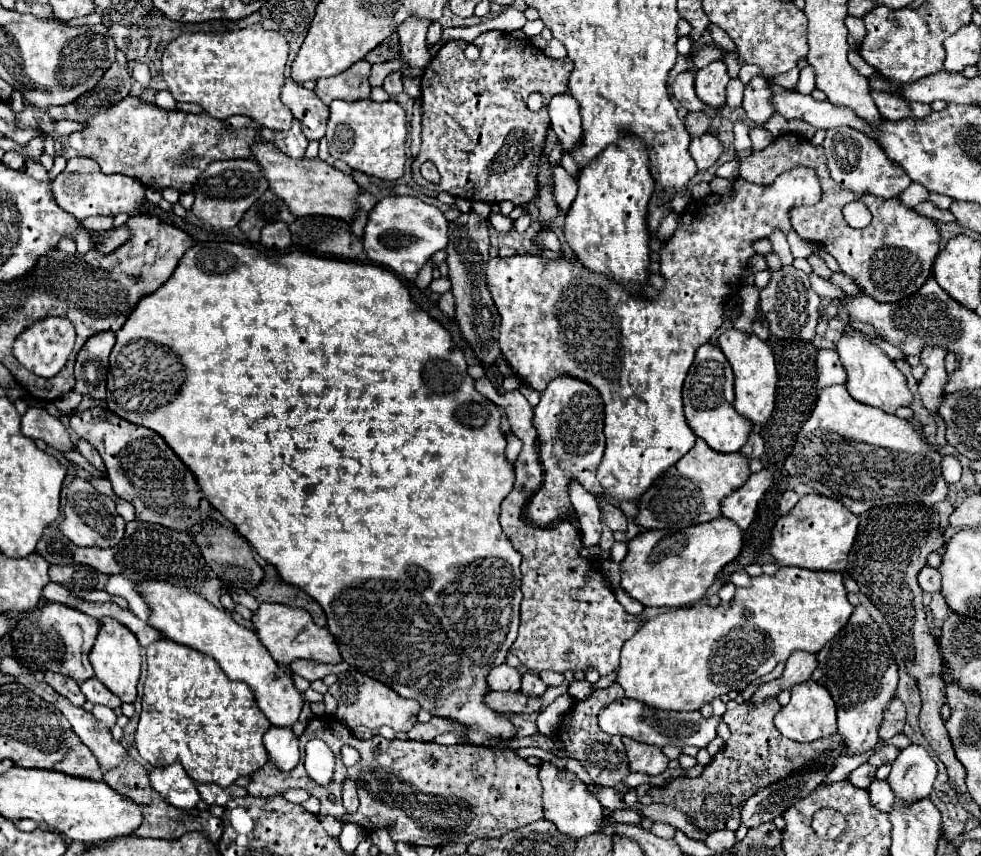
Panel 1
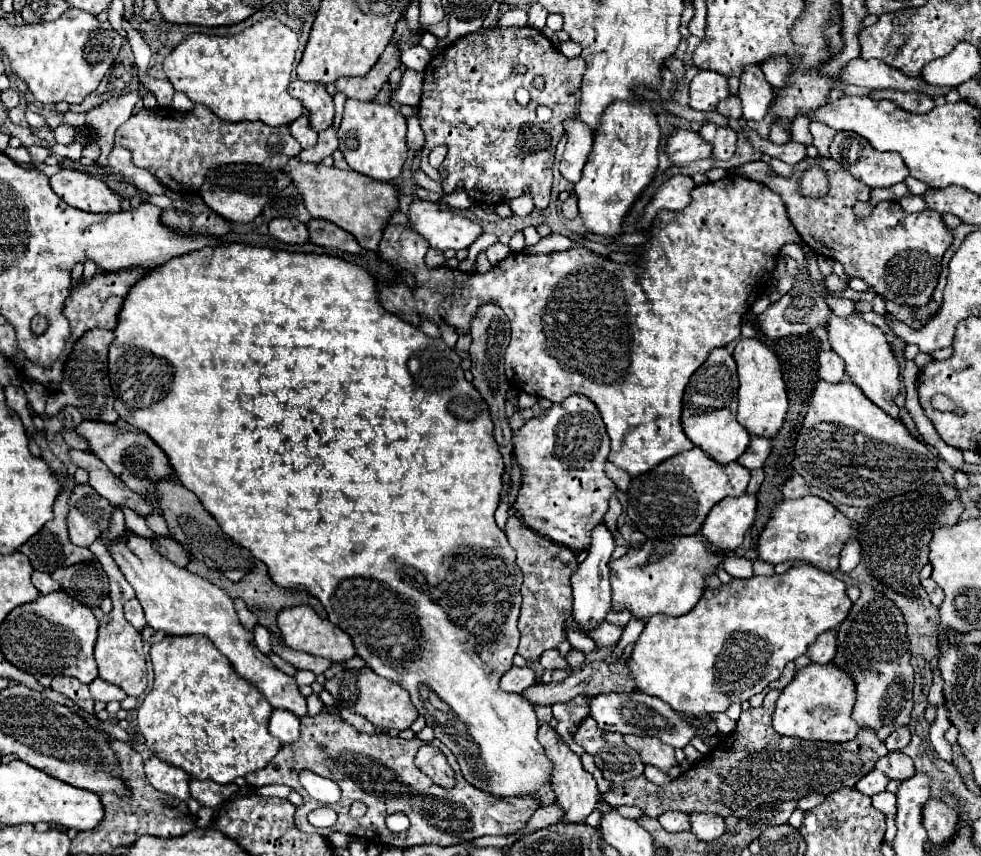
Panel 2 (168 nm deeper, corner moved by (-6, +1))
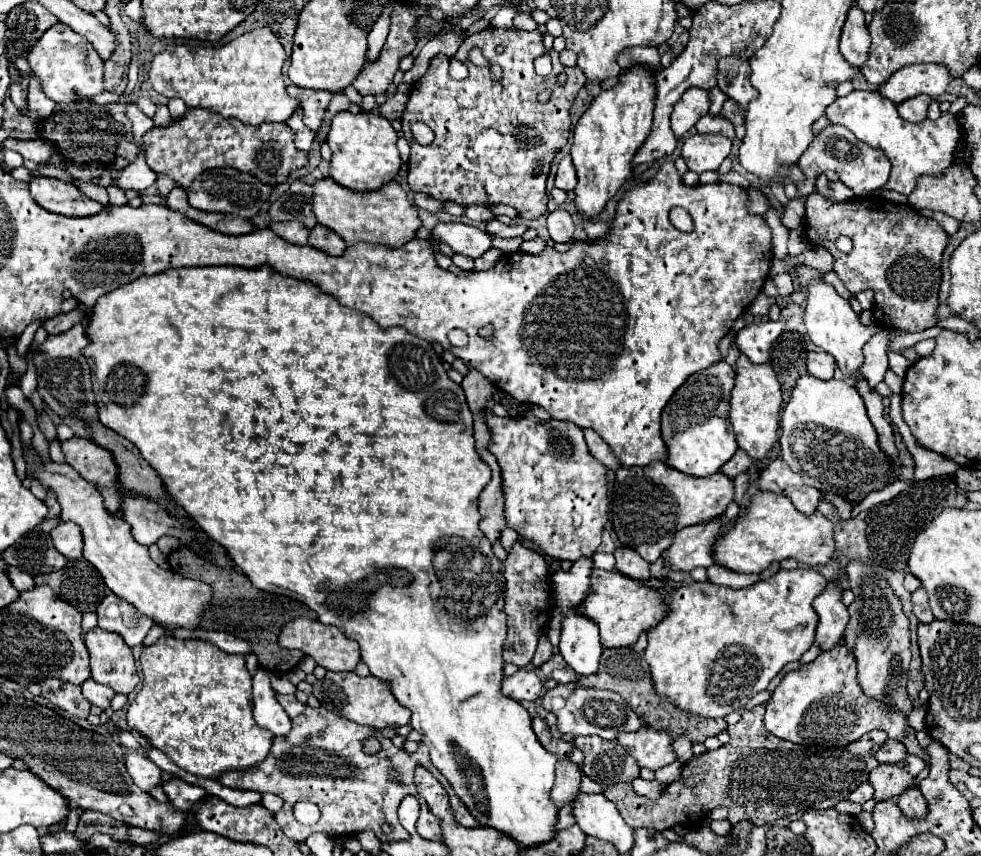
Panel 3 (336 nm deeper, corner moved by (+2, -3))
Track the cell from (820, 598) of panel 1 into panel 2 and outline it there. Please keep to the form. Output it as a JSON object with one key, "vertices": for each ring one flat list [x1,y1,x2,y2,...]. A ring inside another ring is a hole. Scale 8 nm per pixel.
{"vertices":[[796,564,784,574,732,580,718,590,706,588,700,602,684,616,654,614,634,644,628,668,640,692,672,704,678,712,688,716,724,712,732,702,744,702,762,692,782,674,784,666,802,656,820,634,838,628,850,608,852,600,846,594,846,584,834,574,810,564]]}

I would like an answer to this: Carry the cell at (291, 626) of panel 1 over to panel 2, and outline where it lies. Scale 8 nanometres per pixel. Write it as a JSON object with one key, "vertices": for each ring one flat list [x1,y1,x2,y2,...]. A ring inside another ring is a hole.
{"vertices":[[294,606,284,608,278,612,278,630,282,634,282,640,288,648,300,650,312,656,322,656,332,662,344,662,354,656,354,644,338,626,332,626,332,622,322,620,310,606]]}

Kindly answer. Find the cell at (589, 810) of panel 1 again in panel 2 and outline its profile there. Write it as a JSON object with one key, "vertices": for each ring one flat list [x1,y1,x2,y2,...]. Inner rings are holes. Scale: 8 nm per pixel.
{"vertices":[[548,724,538,728,538,742,544,746,546,756,550,758,550,762,554,766,550,782,552,782,552,790,556,794,556,804,564,810,562,822,586,822,590,812,596,810,596,806,600,802,600,792,596,788,596,780,592,778,592,774,588,774,582,768,580,756,576,756,566,744,560,744,556,740,556,732]]}

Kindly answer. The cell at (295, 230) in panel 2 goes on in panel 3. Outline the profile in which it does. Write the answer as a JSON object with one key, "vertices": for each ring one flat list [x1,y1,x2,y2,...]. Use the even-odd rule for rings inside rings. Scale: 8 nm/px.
{"vertices":[[270,222,270,230,292,244,308,244,310,230,302,222]]}

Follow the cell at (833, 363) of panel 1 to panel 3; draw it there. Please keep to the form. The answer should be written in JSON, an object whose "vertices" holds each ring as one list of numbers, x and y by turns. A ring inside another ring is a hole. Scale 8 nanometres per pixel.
{"vertices":[[810,352,808,354,808,360,806,360,806,366,808,366,808,372,814,376,814,378,820,378,820,380,830,380,834,376,834,368,836,368,836,362,830,354,826,352]]}

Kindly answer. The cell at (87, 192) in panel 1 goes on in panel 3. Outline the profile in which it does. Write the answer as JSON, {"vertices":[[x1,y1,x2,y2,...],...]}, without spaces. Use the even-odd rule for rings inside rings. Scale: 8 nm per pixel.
{"vertices":[[36,176,30,180,30,194,38,206,48,212,82,218,102,212,102,204,84,196,72,182,62,182,54,178]]}

